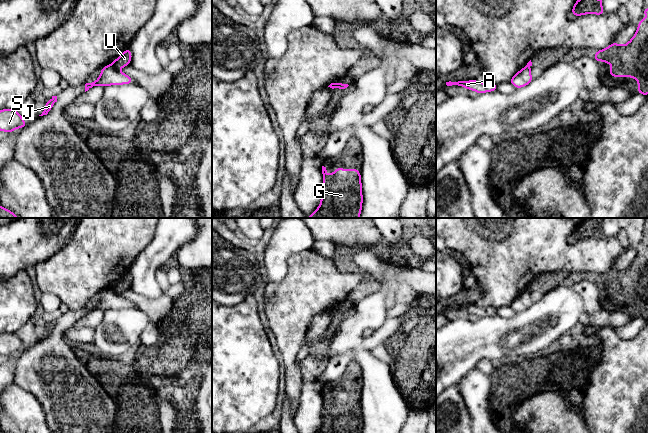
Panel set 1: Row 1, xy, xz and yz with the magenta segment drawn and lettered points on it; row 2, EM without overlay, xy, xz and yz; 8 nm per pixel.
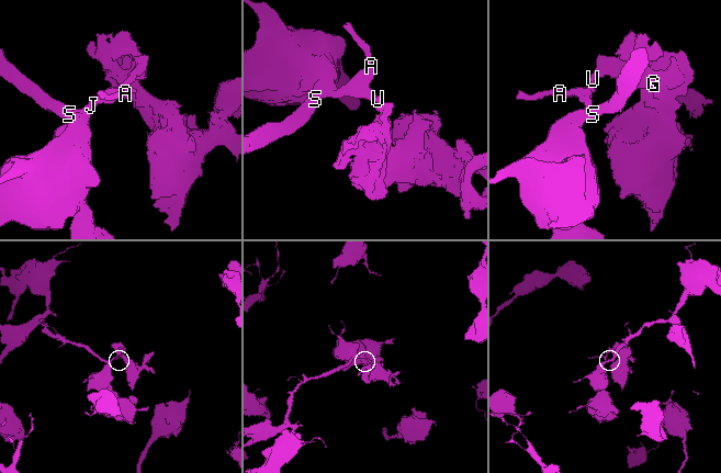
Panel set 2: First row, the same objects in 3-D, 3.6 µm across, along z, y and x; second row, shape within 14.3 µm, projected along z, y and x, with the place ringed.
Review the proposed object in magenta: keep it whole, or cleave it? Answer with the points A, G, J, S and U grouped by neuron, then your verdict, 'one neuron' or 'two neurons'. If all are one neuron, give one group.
groups A J S / G U; two neurons

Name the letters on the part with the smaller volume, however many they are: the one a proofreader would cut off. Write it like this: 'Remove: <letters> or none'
Remove: G, U

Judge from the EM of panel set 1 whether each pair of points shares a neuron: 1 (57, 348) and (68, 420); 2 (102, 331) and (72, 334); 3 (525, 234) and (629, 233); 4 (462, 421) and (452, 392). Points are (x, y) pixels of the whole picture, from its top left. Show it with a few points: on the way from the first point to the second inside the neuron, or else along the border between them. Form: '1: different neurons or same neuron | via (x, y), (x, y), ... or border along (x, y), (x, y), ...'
1: same neuron | via (57, 366), (57, 378), (68, 392), (68, 402)
2: different neurons | border along (94, 328), (94, 339), (91, 343)
3: different neurons | border along (605, 237), (622, 242), (622, 251), (614, 259)
4: same neuron | via (456, 414), (452, 410), (452, 399)

